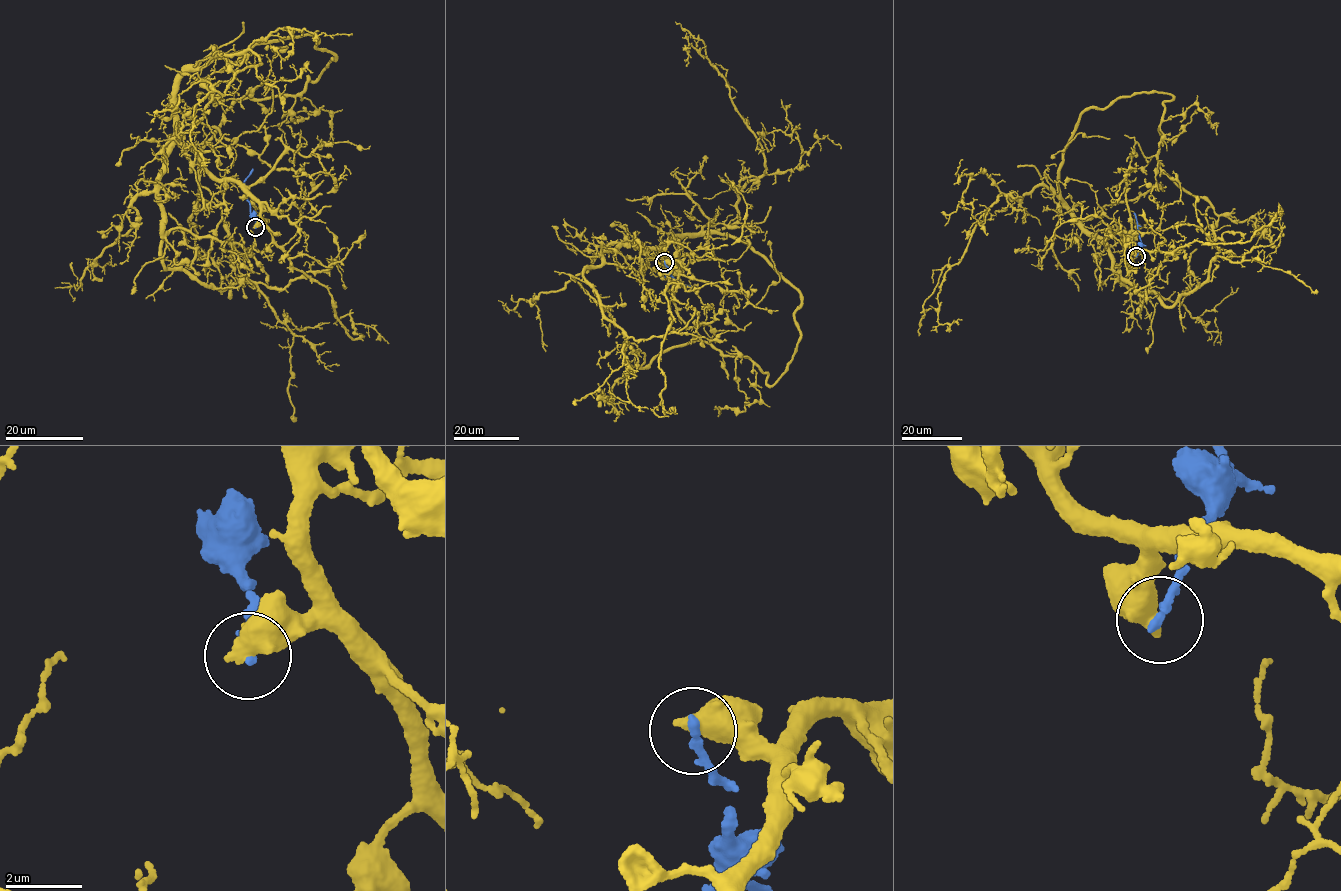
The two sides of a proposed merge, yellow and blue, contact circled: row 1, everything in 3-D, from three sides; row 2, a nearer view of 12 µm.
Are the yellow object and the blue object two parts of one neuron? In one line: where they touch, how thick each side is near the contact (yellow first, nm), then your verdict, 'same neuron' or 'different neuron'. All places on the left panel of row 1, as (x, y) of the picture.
at (255, 227); 650 nm thick on the yellow side, 240 nm on the other; different neuron

